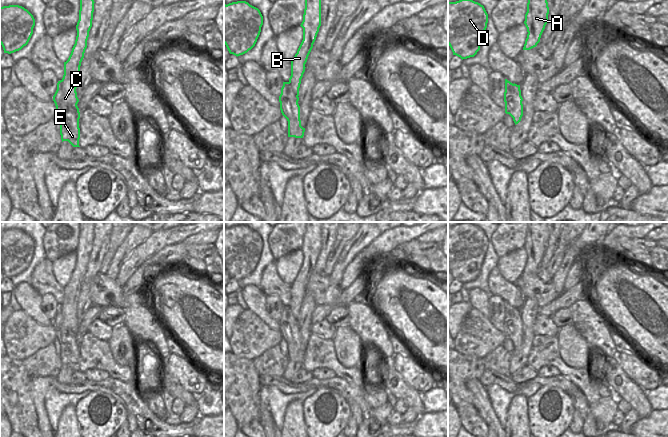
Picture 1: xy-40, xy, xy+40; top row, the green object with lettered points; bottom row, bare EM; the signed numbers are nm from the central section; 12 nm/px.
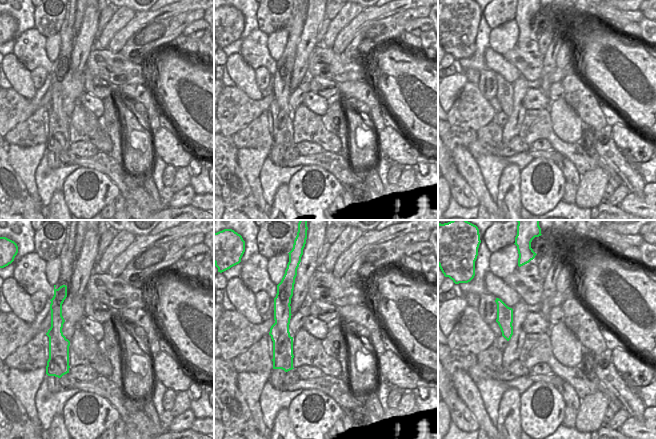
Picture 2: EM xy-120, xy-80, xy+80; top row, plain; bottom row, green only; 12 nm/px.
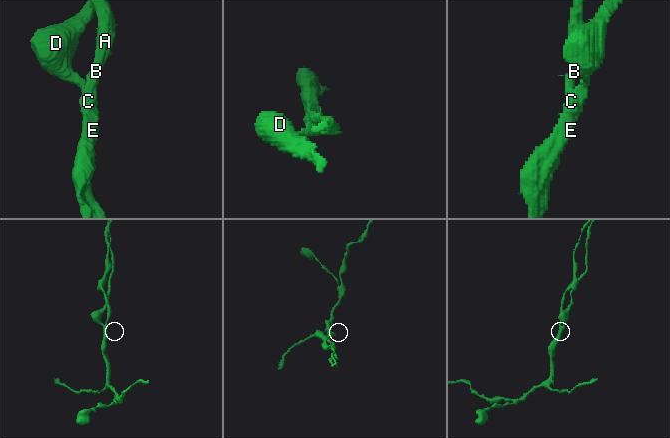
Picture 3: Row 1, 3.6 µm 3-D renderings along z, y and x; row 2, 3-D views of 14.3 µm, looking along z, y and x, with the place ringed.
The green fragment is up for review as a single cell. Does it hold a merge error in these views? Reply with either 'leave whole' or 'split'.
split

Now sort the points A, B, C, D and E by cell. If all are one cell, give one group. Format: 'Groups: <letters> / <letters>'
Groups: A B C E / D

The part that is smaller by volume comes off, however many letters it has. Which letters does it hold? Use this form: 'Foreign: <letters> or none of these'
Foreign: D

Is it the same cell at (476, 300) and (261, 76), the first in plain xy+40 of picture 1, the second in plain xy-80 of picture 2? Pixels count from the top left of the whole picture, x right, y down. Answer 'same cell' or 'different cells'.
different cells

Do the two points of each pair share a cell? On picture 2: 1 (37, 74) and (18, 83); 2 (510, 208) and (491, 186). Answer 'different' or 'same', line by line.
1: different
2: different

